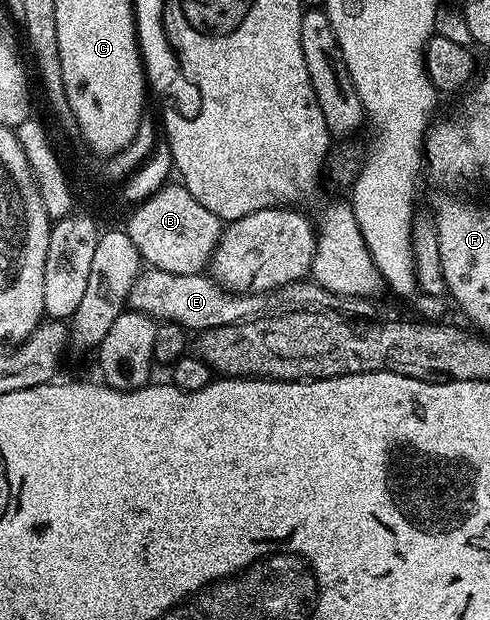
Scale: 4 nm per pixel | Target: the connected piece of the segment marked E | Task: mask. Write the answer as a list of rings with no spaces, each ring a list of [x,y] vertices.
[[[147,269],[135,279],[129,307],[156,321],[180,323],[188,332],[198,333],[217,329],[221,325],[260,319],[262,315],[273,315],[281,311],[333,311],[340,306],[338,303],[341,303],[340,296],[325,290],[314,281],[290,283],[265,295],[239,295],[235,291],[226,291],[207,273],[182,275]]]

